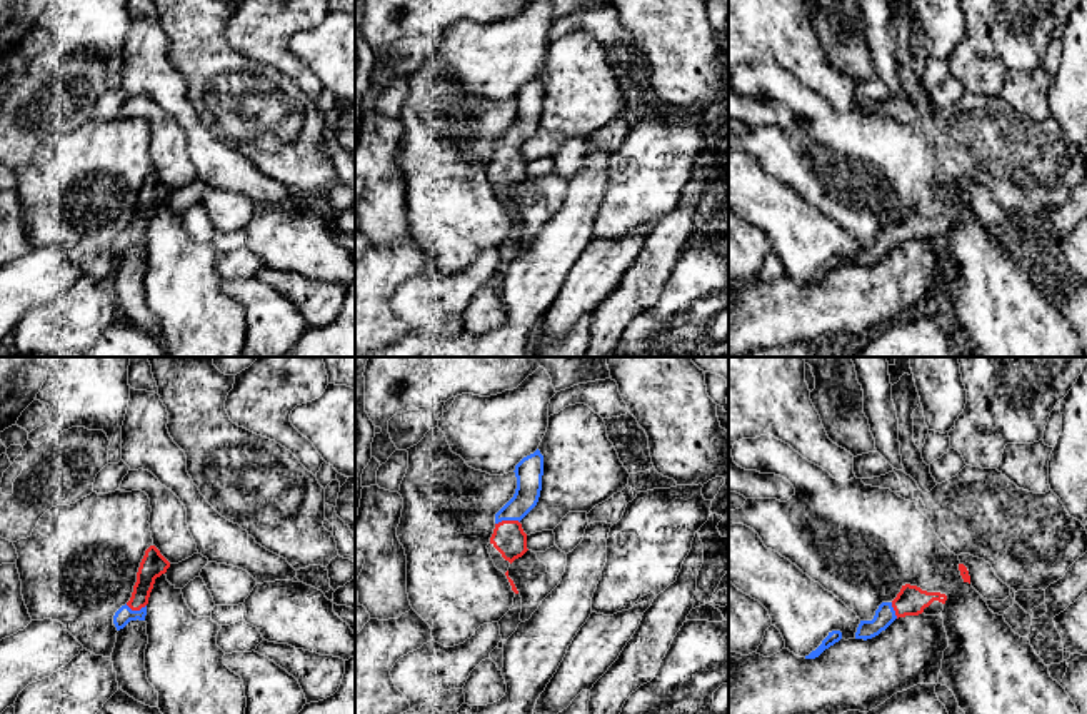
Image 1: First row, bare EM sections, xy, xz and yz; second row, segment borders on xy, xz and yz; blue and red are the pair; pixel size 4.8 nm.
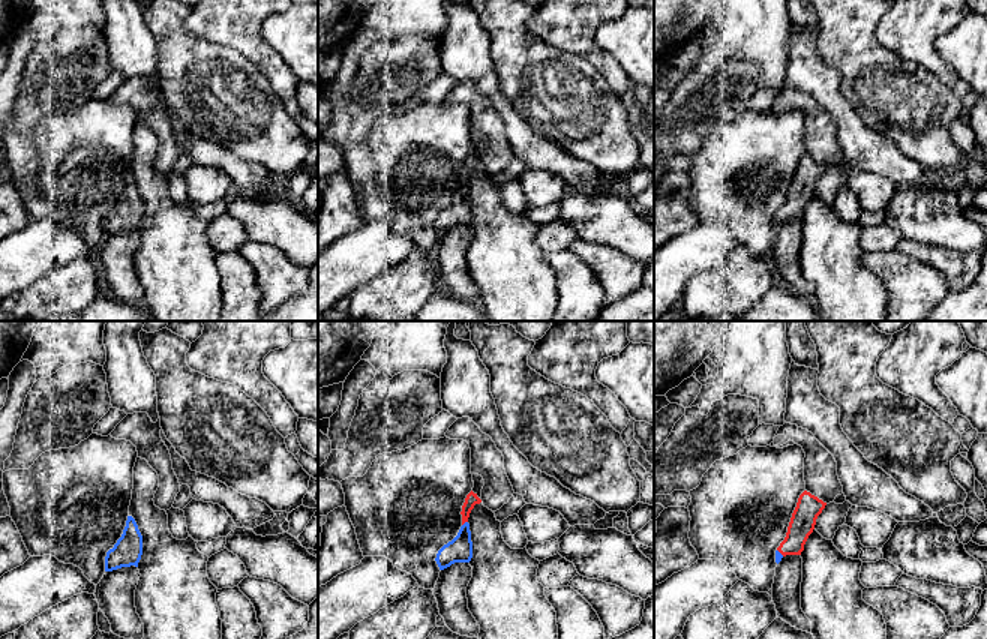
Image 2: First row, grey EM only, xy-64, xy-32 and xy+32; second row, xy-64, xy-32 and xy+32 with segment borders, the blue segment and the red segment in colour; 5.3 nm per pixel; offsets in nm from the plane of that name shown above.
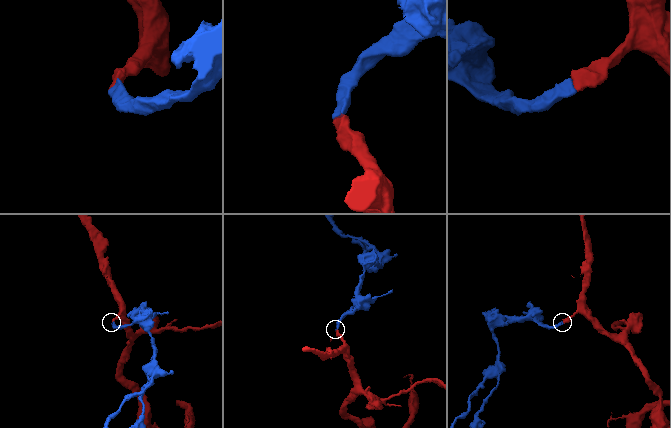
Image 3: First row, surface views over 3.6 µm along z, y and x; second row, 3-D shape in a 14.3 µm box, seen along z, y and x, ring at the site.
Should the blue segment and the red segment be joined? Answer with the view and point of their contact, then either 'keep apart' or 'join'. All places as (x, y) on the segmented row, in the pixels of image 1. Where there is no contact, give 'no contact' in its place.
xz (507, 519) | join

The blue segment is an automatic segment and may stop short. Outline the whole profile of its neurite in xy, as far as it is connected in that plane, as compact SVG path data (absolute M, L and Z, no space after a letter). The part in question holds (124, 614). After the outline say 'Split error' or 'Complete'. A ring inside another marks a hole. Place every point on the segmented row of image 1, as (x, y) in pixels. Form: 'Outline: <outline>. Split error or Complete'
Outline: M150 546L145 551L145 556L137 572L137 582L133 586L132 597L113 616L113 624L117 631L123 629L130 621L145 621L147 604L155 579L165 574L168 567L170 562L160 554L155 546Z. Split error

